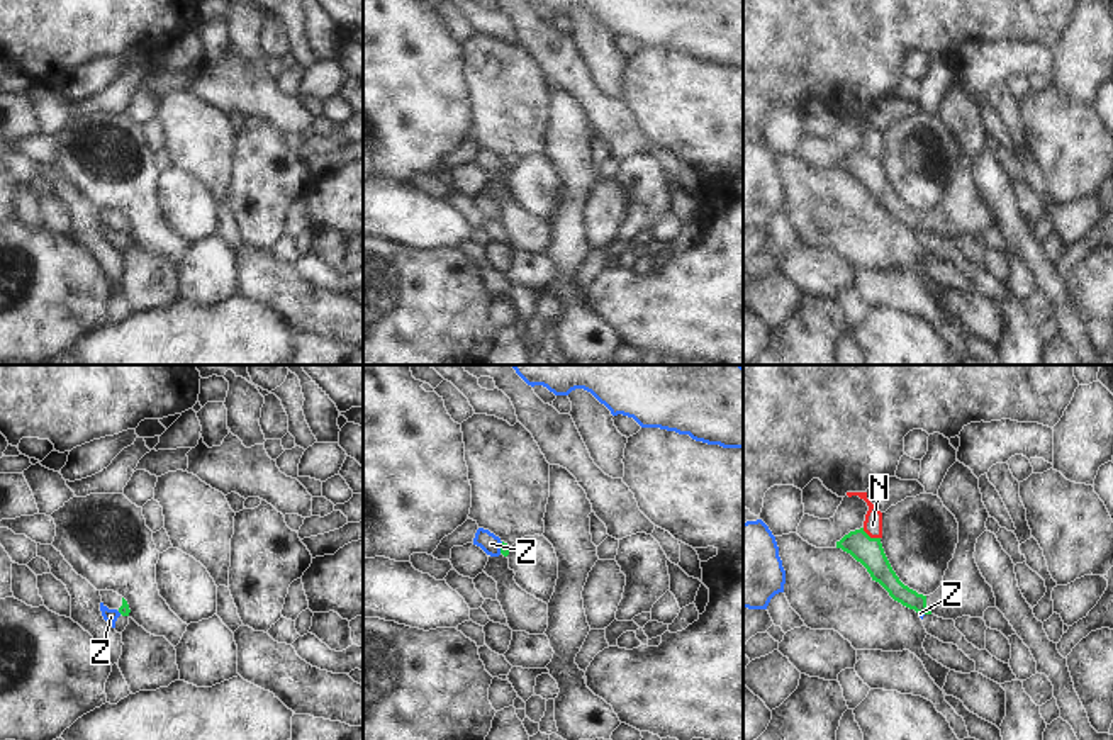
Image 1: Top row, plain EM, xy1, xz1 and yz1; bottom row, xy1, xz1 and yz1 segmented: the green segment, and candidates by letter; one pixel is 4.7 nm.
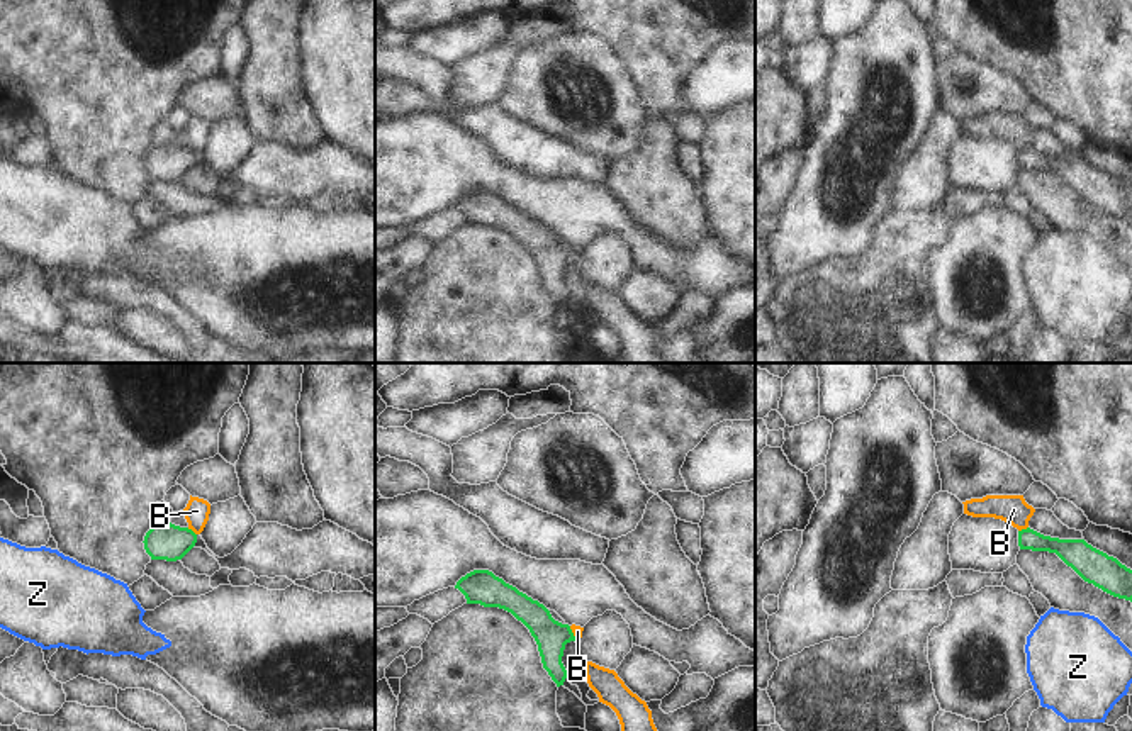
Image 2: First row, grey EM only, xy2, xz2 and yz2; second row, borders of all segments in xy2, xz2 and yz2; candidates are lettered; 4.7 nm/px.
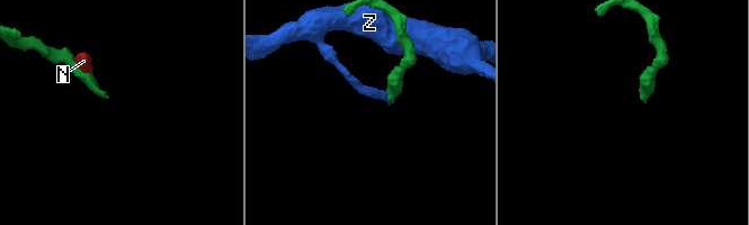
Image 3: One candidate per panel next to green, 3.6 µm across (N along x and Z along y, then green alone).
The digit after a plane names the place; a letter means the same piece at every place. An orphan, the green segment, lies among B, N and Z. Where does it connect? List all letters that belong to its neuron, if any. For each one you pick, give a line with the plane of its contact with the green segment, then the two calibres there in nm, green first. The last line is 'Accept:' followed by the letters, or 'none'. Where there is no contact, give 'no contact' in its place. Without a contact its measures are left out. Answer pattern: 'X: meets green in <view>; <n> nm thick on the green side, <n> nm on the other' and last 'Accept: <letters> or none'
Accept: none

